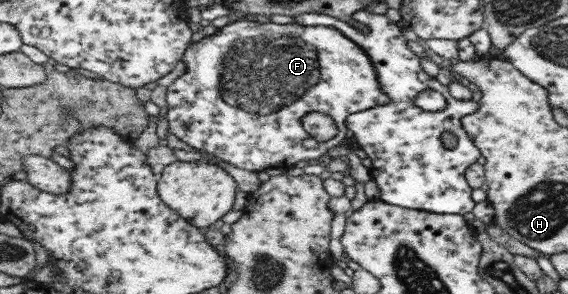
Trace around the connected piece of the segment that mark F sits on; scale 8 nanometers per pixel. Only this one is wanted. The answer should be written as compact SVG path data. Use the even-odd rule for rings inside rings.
M236 20L218 33L191 43L183 62L185 72L168 86L169 133L203 153L247 171L262 172L271 167L285 170L295 167L298 161L322 159L328 149L344 141L348 114L388 104L388 97L380 91L376 72L364 49L344 37L342 31L324 25L304 27L298 20L288 25ZM314 111L334 119L339 126L336 137L318 142L308 133L303 120L307 113Z

